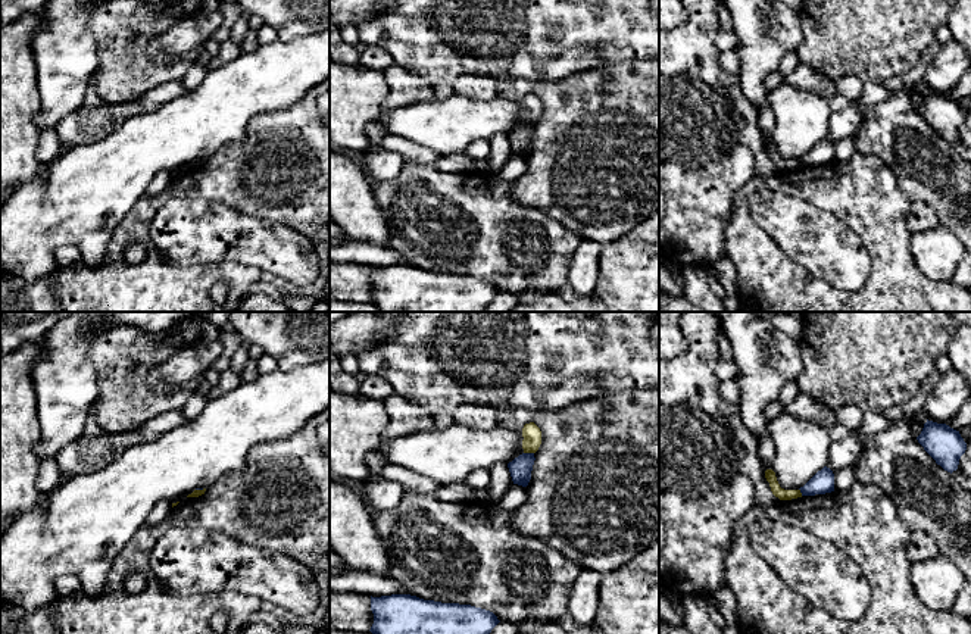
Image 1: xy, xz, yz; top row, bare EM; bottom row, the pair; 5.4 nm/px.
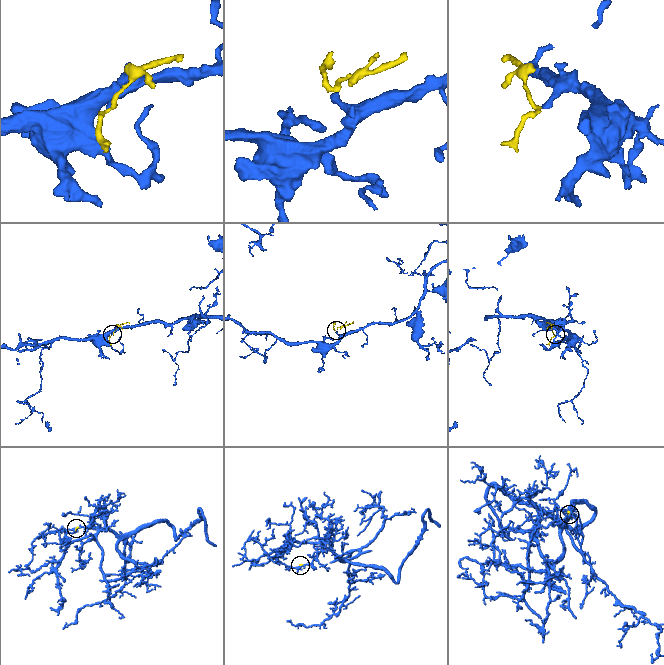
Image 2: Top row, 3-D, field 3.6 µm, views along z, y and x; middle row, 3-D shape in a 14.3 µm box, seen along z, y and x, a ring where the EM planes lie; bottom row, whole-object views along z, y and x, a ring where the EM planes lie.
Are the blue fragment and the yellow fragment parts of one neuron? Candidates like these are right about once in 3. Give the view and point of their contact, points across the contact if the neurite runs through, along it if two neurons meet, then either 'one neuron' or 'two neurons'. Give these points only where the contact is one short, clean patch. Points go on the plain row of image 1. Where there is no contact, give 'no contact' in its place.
contact xz (528, 124); border xz (524, 122), (533, 124); two neurons

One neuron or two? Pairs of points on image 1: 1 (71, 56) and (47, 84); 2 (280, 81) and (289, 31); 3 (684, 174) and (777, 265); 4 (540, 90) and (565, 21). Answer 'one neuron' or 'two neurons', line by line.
1: one neuron
2: two neurons
3: two neurons
4: two neurons

